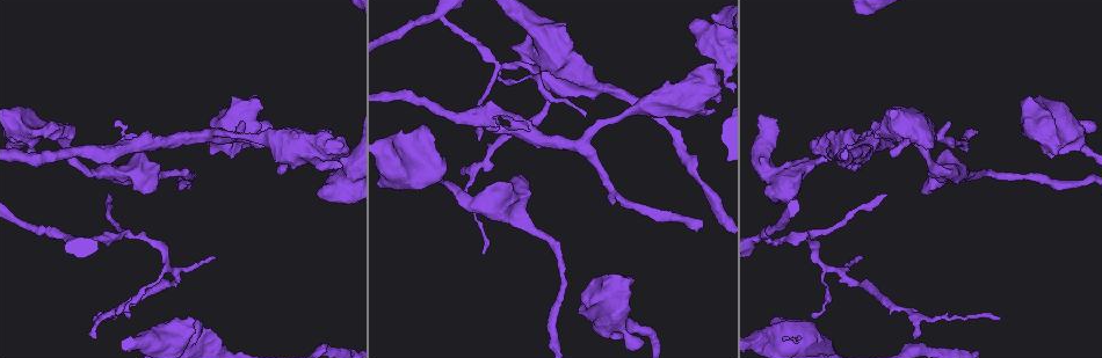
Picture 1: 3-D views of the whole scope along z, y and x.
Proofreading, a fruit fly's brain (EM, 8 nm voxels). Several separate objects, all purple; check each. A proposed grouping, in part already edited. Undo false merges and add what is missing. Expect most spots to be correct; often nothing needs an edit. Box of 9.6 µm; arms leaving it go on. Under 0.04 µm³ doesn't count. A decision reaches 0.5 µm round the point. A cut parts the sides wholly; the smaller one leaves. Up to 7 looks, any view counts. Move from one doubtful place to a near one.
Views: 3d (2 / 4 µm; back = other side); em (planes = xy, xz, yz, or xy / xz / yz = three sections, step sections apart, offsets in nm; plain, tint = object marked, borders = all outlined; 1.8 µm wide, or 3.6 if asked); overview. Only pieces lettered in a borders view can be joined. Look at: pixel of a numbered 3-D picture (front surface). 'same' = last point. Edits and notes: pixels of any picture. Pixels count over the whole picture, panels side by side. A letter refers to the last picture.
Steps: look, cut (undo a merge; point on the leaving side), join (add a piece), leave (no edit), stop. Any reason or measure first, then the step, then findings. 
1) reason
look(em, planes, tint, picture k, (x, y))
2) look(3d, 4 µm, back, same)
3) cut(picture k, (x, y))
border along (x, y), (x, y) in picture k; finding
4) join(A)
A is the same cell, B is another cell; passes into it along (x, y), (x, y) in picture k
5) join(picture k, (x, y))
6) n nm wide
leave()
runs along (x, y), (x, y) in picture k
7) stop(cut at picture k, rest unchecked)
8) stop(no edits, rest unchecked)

free end
look(em, planes, borders, picture 1, (876, 133))

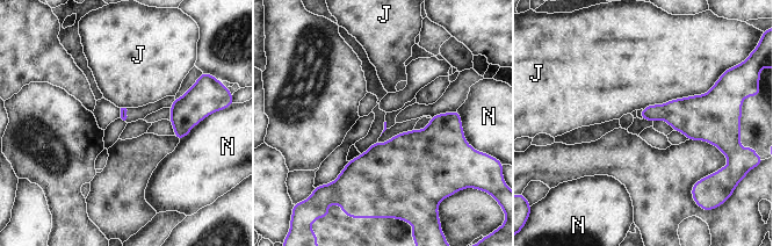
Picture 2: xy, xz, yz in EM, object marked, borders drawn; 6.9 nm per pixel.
J touches over 550 nm
leave()
J and N are other cells; border along (715, 84), (703, 94), (642, 109) in picture 2; no lettered piece goes on from it

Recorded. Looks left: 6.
free end
look(3d, 2 µm, picture 1, (478, 140))

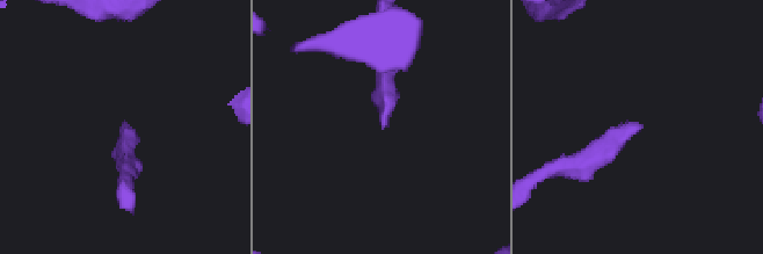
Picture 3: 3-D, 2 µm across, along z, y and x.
look(em, 3.6 µm, yz, step 16, tint, picture 3, (383, 124))

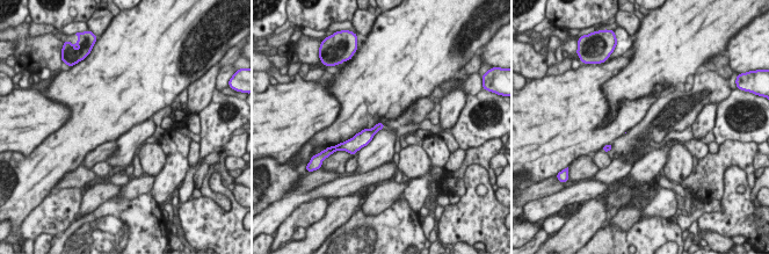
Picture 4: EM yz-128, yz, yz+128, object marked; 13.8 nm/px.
look(em, 3.6 µm, xy, step 16, borders, same)

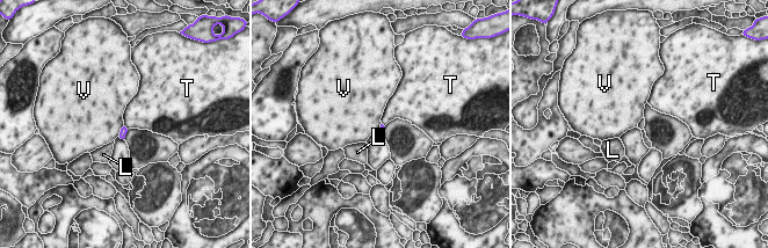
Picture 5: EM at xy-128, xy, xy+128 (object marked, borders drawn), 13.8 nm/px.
leave()
L, T and V are other cells; border along (123, 124), (117, 136) in picture 5; no lettered piece goes on from it

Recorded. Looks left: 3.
branch stops here
look(3d, 4 µm, back, picture 1, (330, 132))

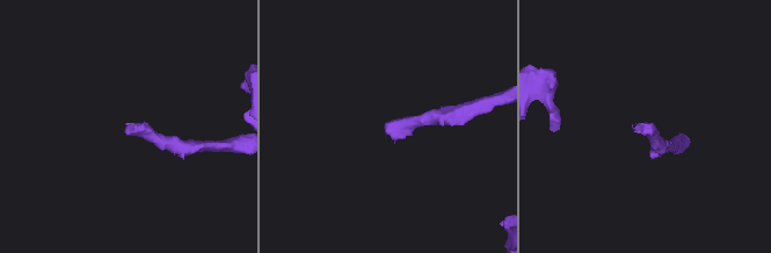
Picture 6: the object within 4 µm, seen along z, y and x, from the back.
look(em, planes, tint, picture 6, (396, 140))

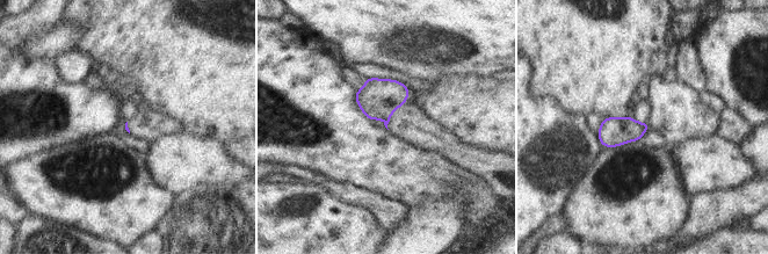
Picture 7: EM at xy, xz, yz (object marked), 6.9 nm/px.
what lies round it
look(em, planes, borders, same)

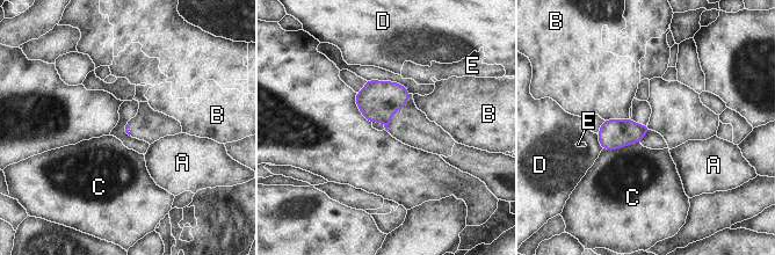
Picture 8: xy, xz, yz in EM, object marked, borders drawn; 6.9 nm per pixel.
leave()
A, B, C, D and E are other cells; border along (639, 141), (617, 148), (602, 150) in picture 8; none of them fits

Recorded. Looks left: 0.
stop(no edits, rest unchecked)

